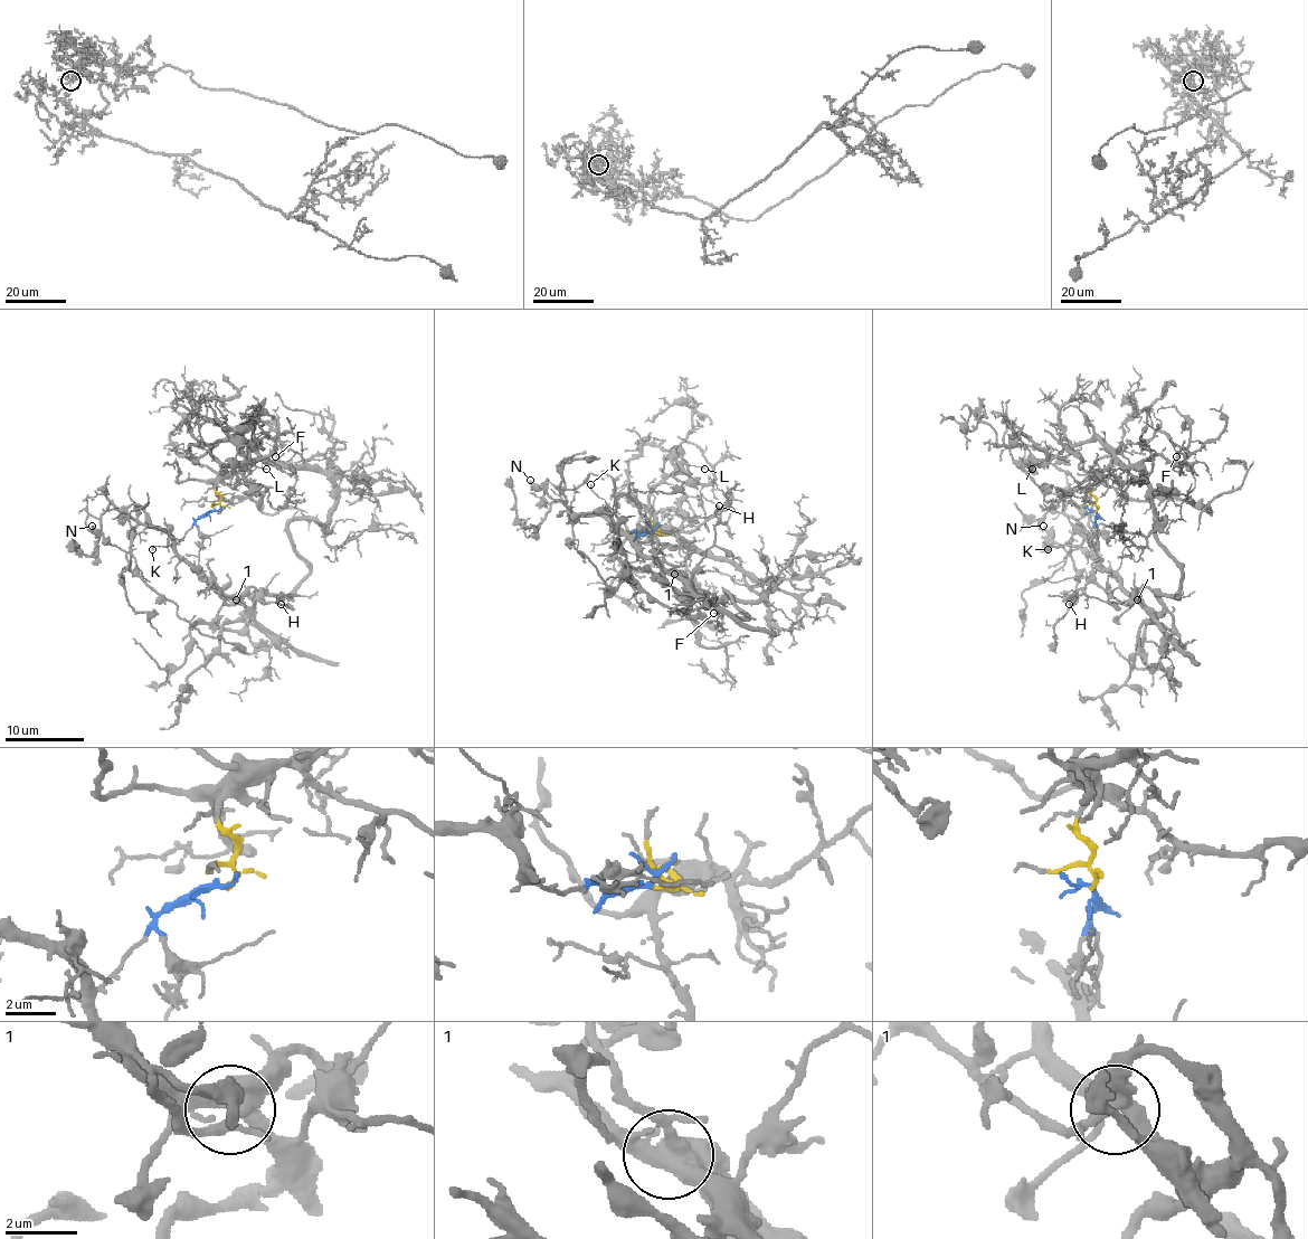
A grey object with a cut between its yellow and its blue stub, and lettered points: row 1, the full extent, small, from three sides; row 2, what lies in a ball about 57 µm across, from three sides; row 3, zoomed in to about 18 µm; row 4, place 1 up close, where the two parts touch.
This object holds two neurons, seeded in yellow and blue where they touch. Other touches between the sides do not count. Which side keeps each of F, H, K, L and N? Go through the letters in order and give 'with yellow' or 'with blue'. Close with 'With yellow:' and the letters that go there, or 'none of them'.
F: with yellow
H: with blue
K: with blue
L: with yellow
N: with blue
With yellow: F, L

